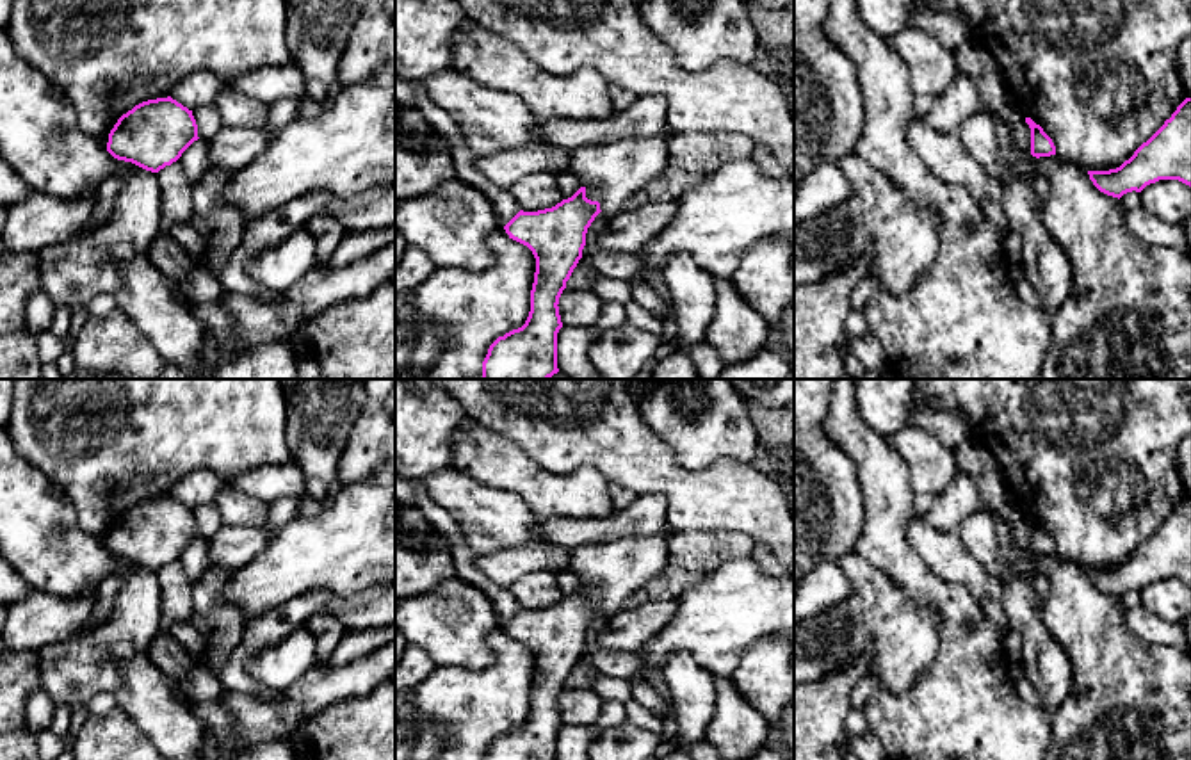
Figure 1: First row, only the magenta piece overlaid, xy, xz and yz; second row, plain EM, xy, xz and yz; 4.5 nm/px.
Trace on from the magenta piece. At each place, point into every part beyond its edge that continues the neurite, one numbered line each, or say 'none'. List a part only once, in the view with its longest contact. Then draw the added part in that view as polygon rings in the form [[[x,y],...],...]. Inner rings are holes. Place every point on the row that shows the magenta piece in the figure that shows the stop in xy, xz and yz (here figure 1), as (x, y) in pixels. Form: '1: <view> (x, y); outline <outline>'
1: xz (616, 171); outline [[[666,128],[653,137],[579,148],[571,151],[570,171],[580,187],[600,192],[602,215],[611,219],[634,192],[666,171],[669,135]]]

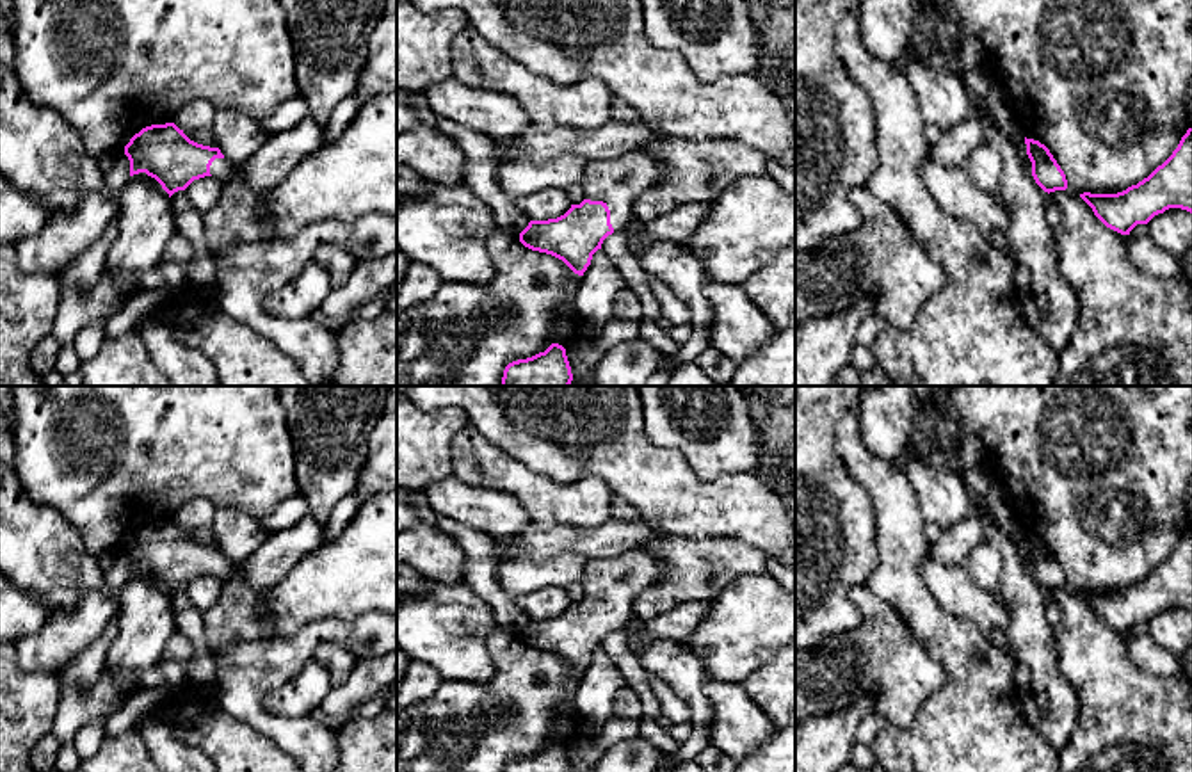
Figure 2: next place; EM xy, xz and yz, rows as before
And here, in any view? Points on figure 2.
1: xz (620, 182); outline [[[632,151],[617,158],[591,160],[582,189],[585,199],[603,201],[608,206],[614,231],[624,231],[639,197],[662,178],[664,171],[656,158],[644,151]]]

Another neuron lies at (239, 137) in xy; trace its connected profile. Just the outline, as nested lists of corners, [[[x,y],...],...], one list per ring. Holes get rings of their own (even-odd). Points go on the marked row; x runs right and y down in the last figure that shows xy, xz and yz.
[[[219,109],[210,130],[233,167],[249,160],[269,139],[254,119],[233,109]]]

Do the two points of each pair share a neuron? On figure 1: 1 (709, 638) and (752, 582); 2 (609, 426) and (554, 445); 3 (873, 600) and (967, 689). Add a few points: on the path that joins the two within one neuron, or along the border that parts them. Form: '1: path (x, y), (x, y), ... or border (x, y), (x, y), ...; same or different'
1: path (716, 623), (739, 597); same
2: path (595, 426), (583, 435), (568, 435); same
3: border (939, 616), (940, 648), (907, 689); different

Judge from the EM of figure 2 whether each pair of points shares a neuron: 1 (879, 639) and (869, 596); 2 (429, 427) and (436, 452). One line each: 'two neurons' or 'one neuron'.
1: one neuron
2: one neuron

